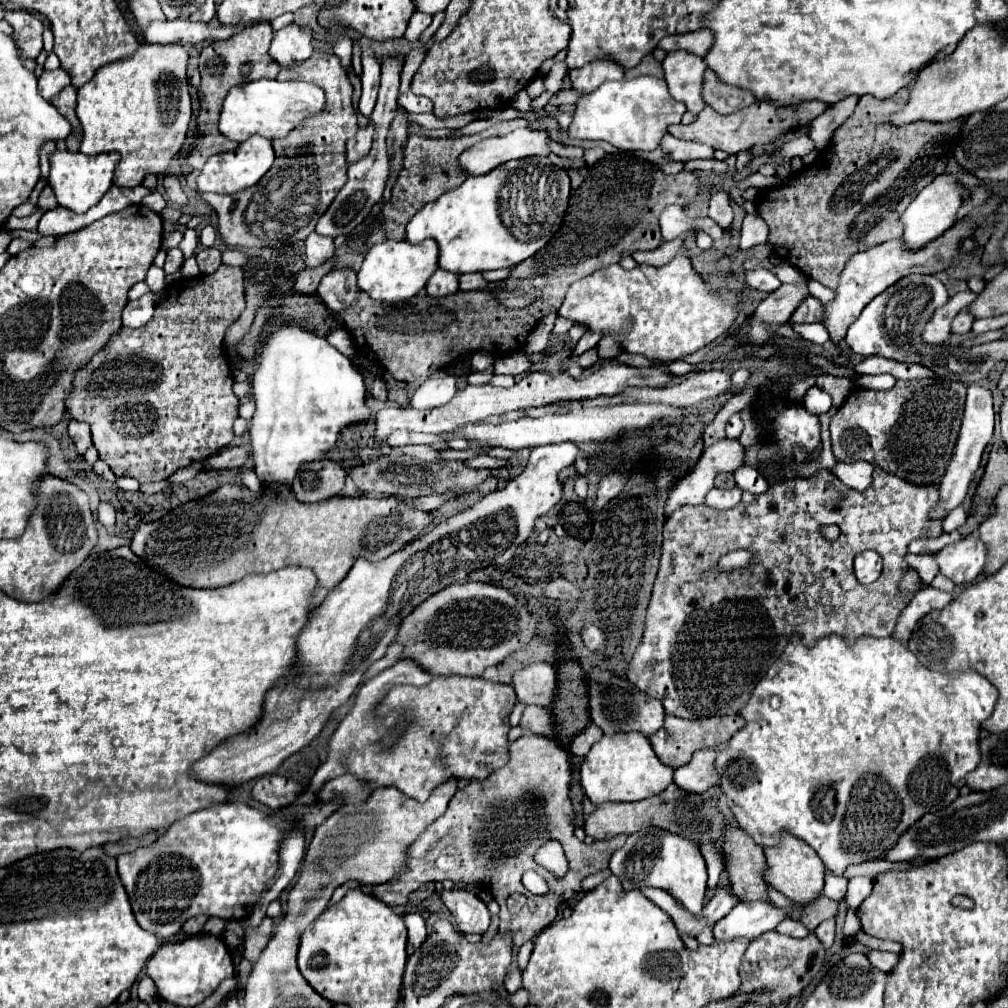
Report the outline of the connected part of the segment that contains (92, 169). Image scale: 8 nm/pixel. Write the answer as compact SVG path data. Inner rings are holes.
M56 151L50 157L50 187L58 199L58 205L72 213L86 213L92 205L96 205L104 193L112 187L112 177L118 167L118 153L104 153L96 157L88 157L84 153Z

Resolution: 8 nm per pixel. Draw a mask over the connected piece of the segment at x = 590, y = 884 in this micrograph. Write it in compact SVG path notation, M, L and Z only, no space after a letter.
M606 869L606 871L600 871L600 873L596 873L596 875L590 875L590 877L586 877L584 879L584 889L586 891L590 891L590 889L594 889L594 887L598 887L604 879L608 879L610 877L610 871Z

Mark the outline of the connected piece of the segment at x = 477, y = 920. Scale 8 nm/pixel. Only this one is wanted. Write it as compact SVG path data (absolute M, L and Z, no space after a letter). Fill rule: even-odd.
M464 889L442 891L442 901L456 919L456 929L460 933L486 933L490 925L488 907L474 895Z

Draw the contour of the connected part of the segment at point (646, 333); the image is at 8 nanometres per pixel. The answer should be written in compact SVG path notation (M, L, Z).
M680 249L664 267L638 265L626 271L610 265L586 275L570 285L560 315L586 325L590 331L624 339L624 351L628 353L640 353L654 361L674 361L702 349L728 331L736 319L736 305L738 297L734 293L718 293L702 281L684 249Z

